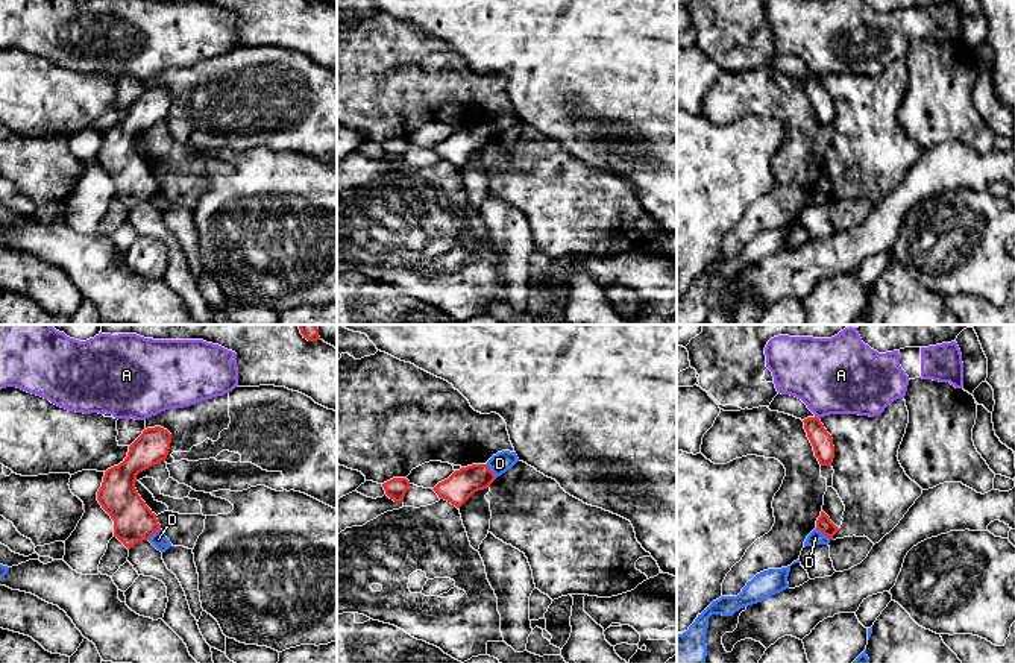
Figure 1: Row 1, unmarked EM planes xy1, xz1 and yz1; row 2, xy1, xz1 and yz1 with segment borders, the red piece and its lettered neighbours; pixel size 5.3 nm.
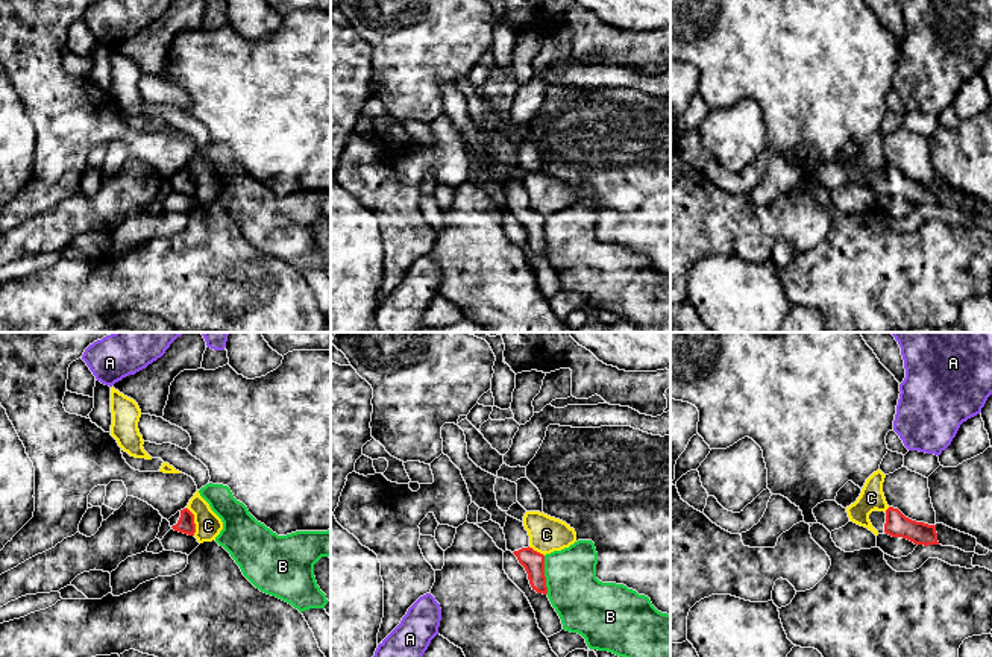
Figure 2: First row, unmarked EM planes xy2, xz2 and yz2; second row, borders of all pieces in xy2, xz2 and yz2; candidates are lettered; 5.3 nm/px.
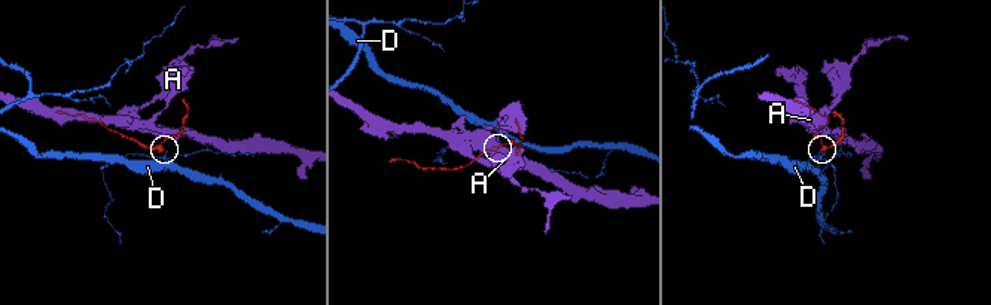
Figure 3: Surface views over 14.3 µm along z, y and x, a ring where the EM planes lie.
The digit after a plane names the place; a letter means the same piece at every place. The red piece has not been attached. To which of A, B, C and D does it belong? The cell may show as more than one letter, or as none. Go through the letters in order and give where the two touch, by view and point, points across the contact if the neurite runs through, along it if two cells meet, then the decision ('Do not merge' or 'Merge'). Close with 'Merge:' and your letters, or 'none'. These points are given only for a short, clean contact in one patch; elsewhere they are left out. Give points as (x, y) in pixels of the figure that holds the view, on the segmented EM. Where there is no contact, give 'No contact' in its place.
A: Touches red at yz1 (817, 417). Boundary: yz1 (815, 414), (818, 419). Do not merge
B: Touches red at xz2 (543, 575). Do not merge
C: Touches red at xy2 (193, 521). Boundary: xy2 (187, 507), (193, 515), (194, 534). Do not merge
D: Touches red at yz1 (823, 533). Boundary: yz1 (815, 528), (830, 539). Do not merge
Merge: none

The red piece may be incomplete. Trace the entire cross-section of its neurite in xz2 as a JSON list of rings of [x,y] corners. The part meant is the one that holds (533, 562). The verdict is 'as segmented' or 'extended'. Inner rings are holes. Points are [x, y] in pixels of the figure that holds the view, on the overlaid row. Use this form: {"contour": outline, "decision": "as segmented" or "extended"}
{"contour": [[[507,516],[504,534],[507,549],[511,551],[525,567],[532,590],[546,595],[545,555],[529,546],[529,536],[523,522]]], "decision": "extended"}

